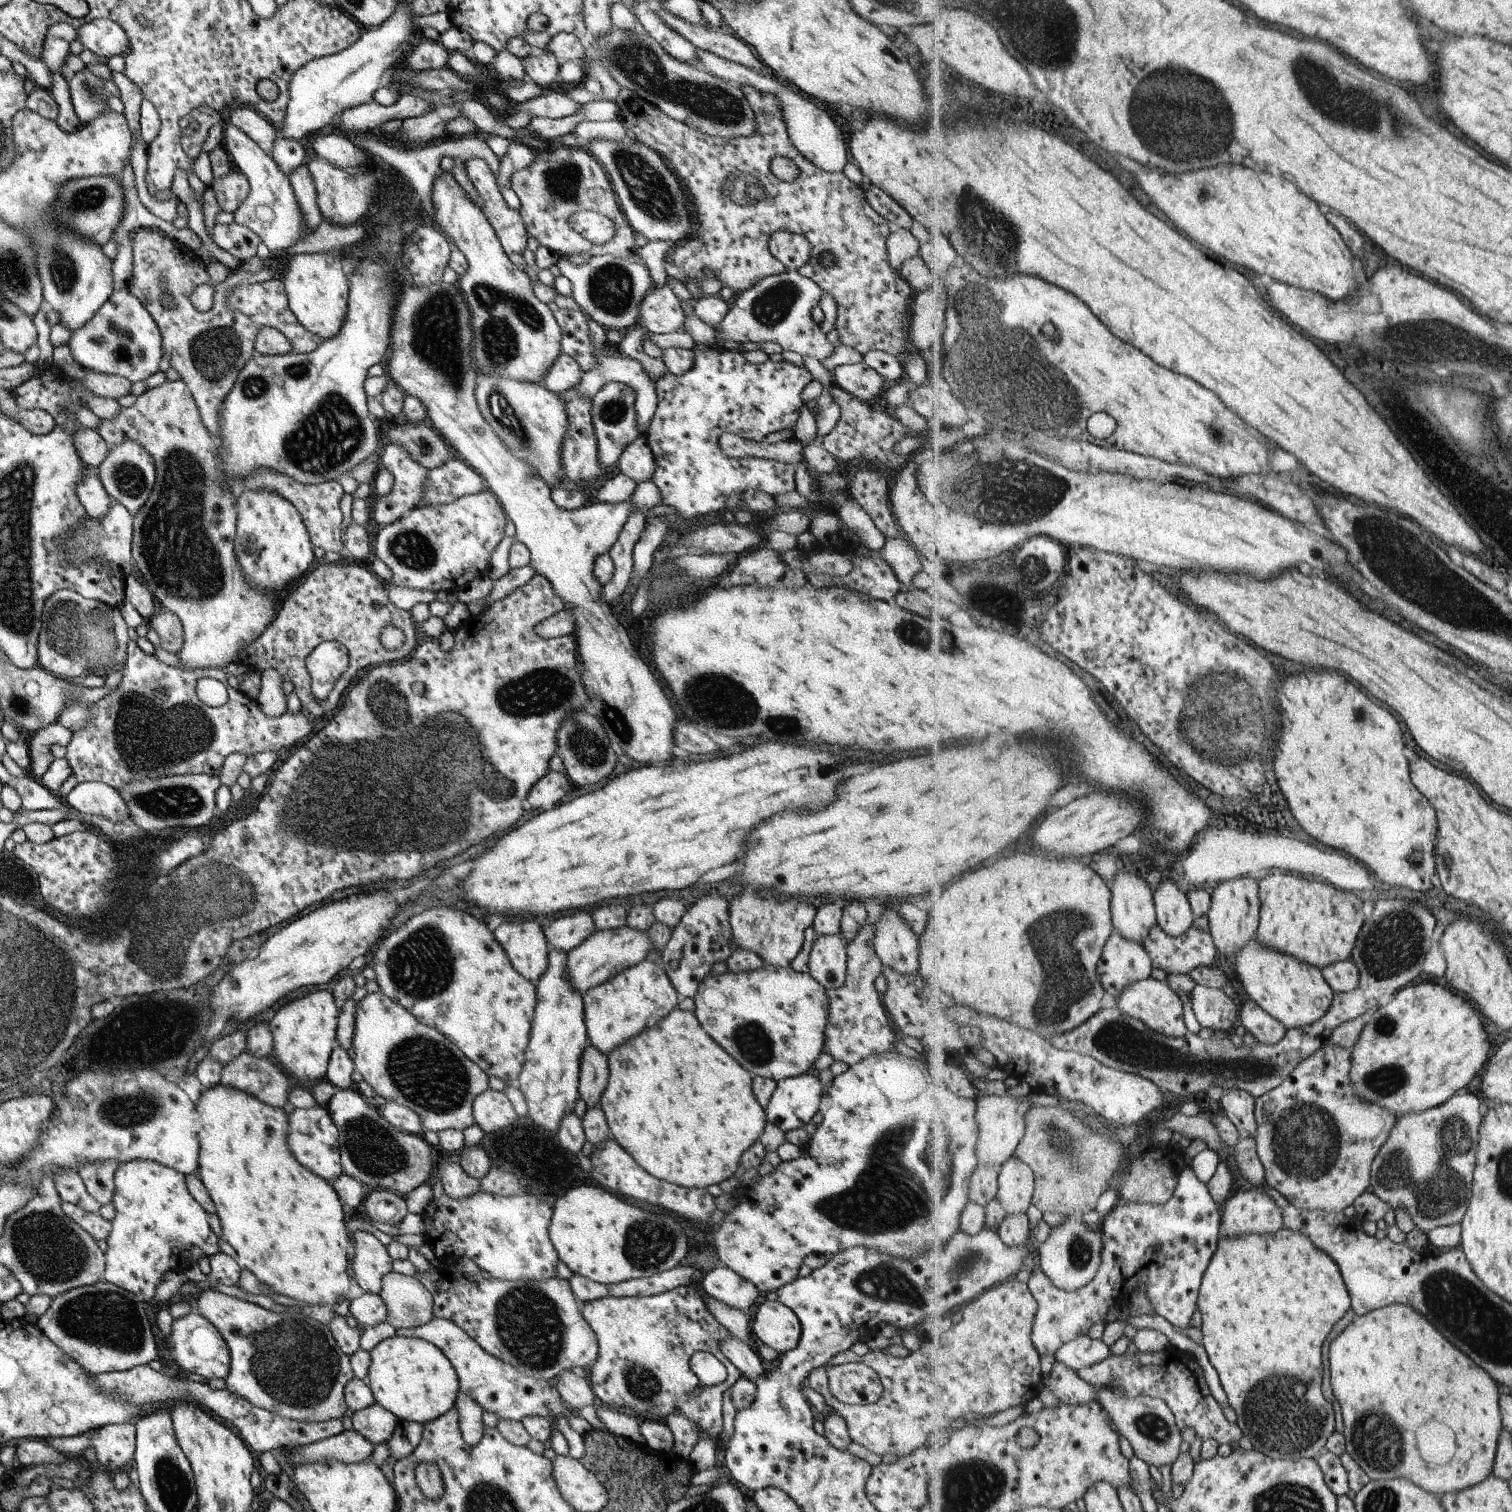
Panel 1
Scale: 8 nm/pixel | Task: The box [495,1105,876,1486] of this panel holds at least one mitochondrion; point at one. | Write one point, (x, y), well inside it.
(648, 1243)

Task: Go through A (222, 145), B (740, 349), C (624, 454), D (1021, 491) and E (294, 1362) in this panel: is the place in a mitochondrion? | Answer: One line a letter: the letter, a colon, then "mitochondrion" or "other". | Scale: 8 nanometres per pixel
A: other
B: other
C: other
D: mitochondrion
E: mitochondrion

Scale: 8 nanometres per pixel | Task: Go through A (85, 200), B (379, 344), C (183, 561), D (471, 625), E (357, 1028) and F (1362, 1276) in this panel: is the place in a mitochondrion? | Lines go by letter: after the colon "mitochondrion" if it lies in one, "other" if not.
A: mitochondrion
B: other
C: mitochondrion
D: other
E: other
F: other

